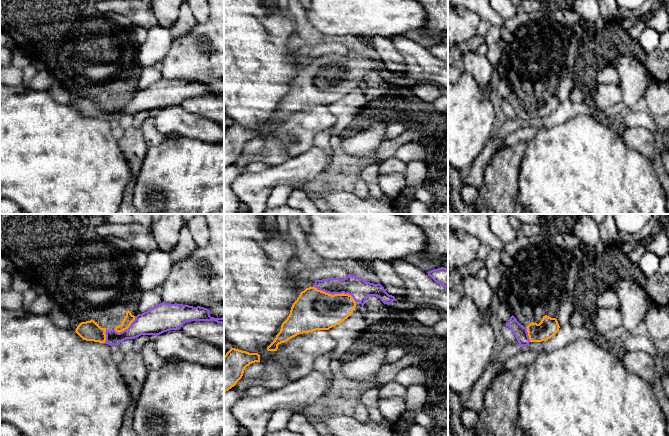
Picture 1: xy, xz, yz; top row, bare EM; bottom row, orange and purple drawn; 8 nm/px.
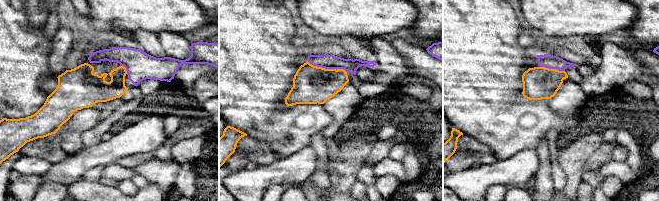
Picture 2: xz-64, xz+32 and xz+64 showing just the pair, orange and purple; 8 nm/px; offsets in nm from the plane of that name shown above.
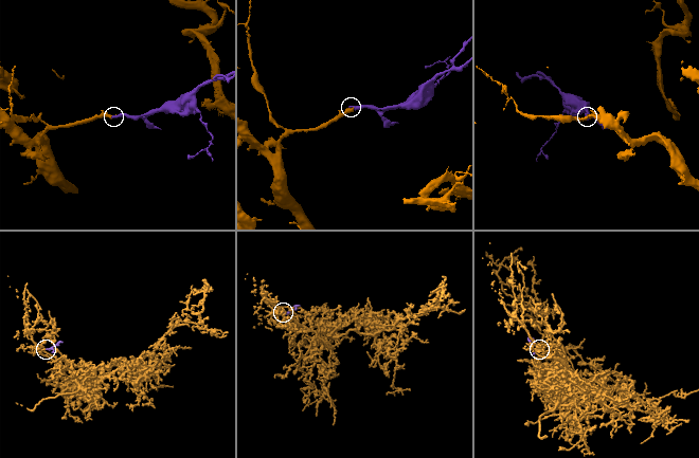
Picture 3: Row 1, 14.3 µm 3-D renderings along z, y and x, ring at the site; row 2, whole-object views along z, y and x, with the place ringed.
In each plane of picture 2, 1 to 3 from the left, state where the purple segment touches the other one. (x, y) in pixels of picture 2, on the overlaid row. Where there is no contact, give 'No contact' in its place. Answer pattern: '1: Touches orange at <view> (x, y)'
1: Touches orange at xz-64 (125, 68)
2: Touches orange at xz+32 (327, 69)
3: Touches orange at xz+64 (552, 69)

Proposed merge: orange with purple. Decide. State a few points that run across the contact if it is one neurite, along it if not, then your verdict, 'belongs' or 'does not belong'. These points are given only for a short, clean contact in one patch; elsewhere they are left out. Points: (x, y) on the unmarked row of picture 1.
line xz (314, 85), (323, 82), (335, 70), (358, 64); belongs

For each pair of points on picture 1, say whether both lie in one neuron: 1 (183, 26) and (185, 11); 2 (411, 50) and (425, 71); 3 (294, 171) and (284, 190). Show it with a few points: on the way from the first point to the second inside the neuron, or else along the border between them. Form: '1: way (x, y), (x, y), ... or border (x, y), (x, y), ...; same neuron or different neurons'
1: way (185, 22), (185, 15); same neuron
2: way (415, 55), (422, 66); same neuron
3: border (294, 187), (276, 185), (267, 198); different neurons

